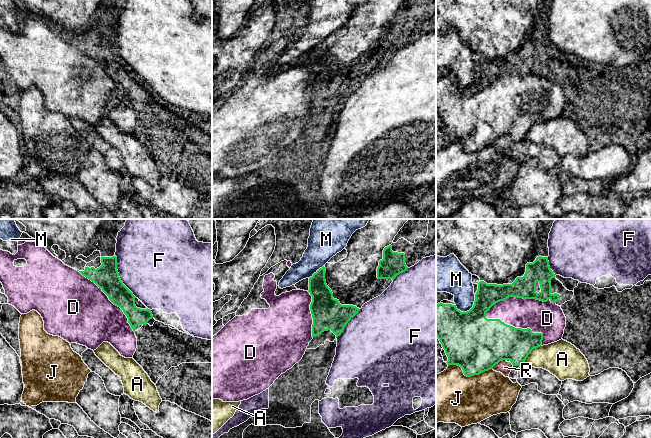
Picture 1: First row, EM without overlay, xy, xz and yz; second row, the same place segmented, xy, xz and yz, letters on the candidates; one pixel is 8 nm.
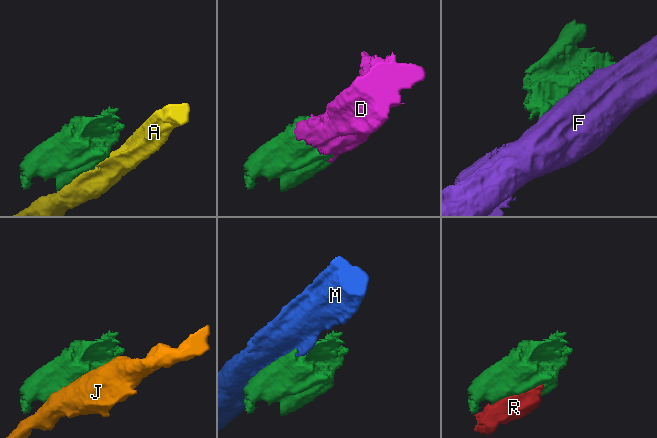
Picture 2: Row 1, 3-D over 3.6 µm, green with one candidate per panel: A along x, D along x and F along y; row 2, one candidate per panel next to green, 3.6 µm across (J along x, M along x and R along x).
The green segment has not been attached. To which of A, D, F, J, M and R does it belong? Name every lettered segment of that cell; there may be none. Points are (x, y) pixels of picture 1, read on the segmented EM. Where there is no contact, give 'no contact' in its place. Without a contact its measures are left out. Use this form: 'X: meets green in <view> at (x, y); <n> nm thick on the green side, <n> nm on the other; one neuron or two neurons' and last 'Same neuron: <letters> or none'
A: meets green in yz at (530, 352); 280 nm thick on the green side, 280 nm on the other; two neurons
D: meets green in yz at (517, 328); 360 nm thick on the green side, 260 nm on the other; one neuron
F: meets green in xy at (118, 276); 200 nm thick on the green side, 480 nm on the other; two neurons
J: meets green in yz at (469, 376); 420 nm thick on the green side, 420 nm on the other; two neurons
M: meets green in yz at (471, 308); 440 nm thick on the green side, 220 nm on the other; two neurons
R: meets green in yz at (498, 362); 440 nm thick on the green side, 110 nm on the other; two neurons
Same neuron: D

